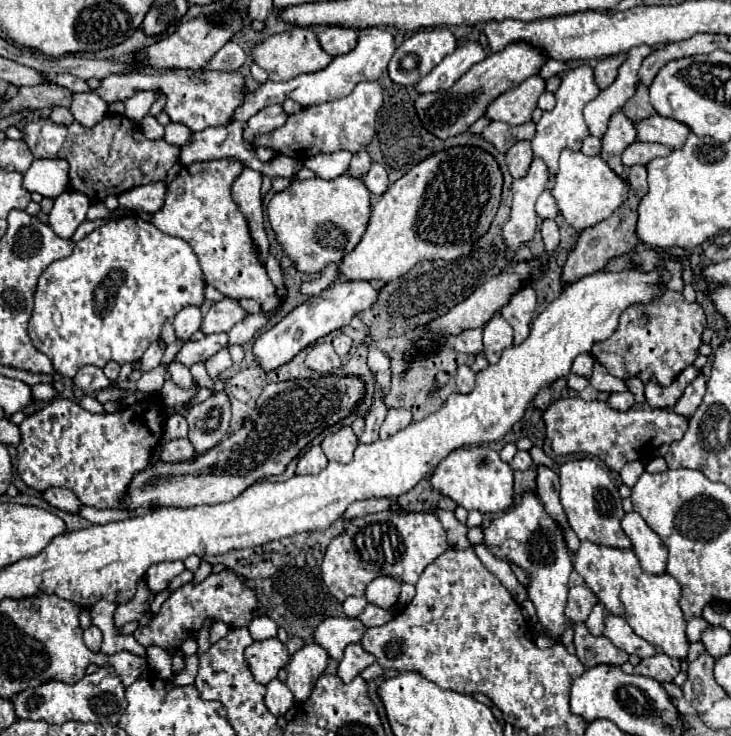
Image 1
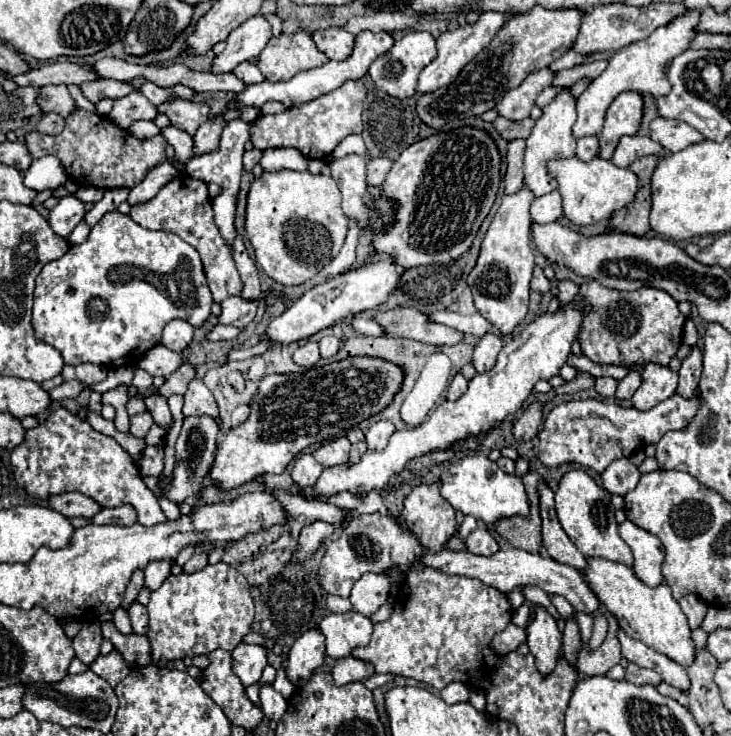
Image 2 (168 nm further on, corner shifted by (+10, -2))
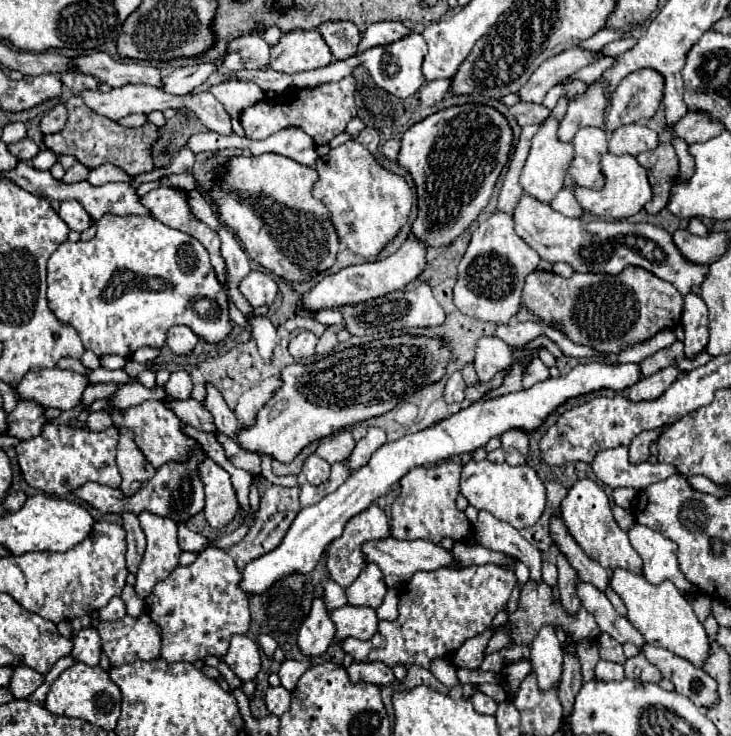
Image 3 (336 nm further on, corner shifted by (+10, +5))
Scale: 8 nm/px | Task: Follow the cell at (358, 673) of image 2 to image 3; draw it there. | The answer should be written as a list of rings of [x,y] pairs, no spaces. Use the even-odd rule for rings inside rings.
[[[354,662],[348,668],[348,676],[350,680],[356,682],[370,682],[376,686],[388,686],[388,684],[398,684],[398,680],[394,678],[392,670],[382,664],[382,662],[372,662],[372,664],[362,664],[362,662]]]

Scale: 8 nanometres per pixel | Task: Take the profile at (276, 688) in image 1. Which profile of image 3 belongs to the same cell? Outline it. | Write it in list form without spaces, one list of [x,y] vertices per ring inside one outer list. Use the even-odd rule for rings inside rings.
[[[276,686],[276,688],[268,688],[266,692],[266,706],[272,714],[282,716],[288,708],[290,708],[290,692],[284,686]]]

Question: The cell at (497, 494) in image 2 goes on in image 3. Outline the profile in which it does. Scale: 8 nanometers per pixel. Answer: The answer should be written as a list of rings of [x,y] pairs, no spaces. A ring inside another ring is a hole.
[[[470,460],[462,466],[460,492],[474,508],[488,510],[492,516],[512,524],[518,530],[534,526],[546,508],[544,482],[538,478],[536,470],[526,464],[510,466],[510,464],[494,464],[490,460],[482,462]]]

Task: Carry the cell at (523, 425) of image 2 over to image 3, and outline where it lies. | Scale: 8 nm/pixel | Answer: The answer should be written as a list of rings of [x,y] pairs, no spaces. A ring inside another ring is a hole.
[[[508,430],[506,434],[502,434],[500,438],[502,442],[502,450],[506,454],[506,462],[512,466],[524,464],[526,456],[528,456],[528,434],[522,430]]]

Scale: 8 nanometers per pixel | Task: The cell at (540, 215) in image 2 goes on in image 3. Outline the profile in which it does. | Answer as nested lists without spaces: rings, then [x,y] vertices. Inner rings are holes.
[[[568,188],[560,190],[560,192],[558,192],[558,196],[550,202],[550,206],[552,206],[554,210],[562,212],[564,216],[572,216],[572,218],[580,218],[580,216],[584,214],[582,206],[578,204],[578,200],[574,198],[574,194],[572,194]]]

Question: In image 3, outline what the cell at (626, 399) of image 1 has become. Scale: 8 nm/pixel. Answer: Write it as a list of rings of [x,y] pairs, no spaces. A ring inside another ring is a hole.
[[[676,340],[672,346],[664,348],[664,350],[658,350],[656,354],[644,358],[640,362],[640,368],[642,368],[642,374],[644,376],[650,376],[662,368],[668,368],[668,366],[676,366],[676,360],[678,358],[684,358],[684,342]]]

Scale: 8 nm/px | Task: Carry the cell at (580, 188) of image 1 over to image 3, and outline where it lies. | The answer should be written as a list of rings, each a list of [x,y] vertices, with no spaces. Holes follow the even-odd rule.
[[[606,152],[602,158],[602,172],[606,176],[604,190],[590,190],[590,188],[576,188],[574,196],[582,204],[582,208],[600,218],[630,218],[644,210],[644,204],[652,200],[652,186],[648,182],[648,170],[638,164],[638,160],[630,154],[610,154]]]

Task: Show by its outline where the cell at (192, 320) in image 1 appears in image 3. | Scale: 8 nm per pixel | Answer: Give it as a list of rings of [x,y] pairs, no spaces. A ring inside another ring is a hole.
[[[172,326],[168,330],[166,344],[174,354],[190,354],[198,344],[198,336],[186,326]]]

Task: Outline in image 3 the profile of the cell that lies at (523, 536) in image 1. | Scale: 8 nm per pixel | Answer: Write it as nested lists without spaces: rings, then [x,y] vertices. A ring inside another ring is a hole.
[[[544,626],[530,648],[530,662],[532,670],[538,678],[538,688],[542,692],[550,688],[558,688],[560,676],[562,676],[562,660],[564,650],[556,638],[556,632],[552,626]]]

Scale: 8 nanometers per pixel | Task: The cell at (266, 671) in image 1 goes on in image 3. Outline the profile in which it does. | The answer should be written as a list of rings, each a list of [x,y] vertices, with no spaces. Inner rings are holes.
[[[232,636],[230,648],[224,656],[224,662],[230,670],[244,682],[254,680],[260,670],[260,650],[254,640],[248,636]]]

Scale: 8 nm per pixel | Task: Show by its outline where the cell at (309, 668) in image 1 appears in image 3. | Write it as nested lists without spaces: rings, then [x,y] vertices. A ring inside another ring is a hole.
[[[316,598],[312,602],[312,610],[304,620],[298,632],[298,646],[306,656],[322,656],[330,642],[334,640],[336,628],[330,620],[330,612],[326,610],[324,598]]]

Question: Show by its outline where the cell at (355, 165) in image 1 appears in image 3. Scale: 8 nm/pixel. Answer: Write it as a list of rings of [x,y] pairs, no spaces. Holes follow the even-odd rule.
[[[350,140],[338,148],[330,148],[330,152],[316,162],[316,172],[318,180],[314,182],[312,194],[330,210],[340,244],[350,252],[362,258],[374,258],[408,222],[414,206],[412,186],[404,176],[380,166],[378,158],[360,142]]]

